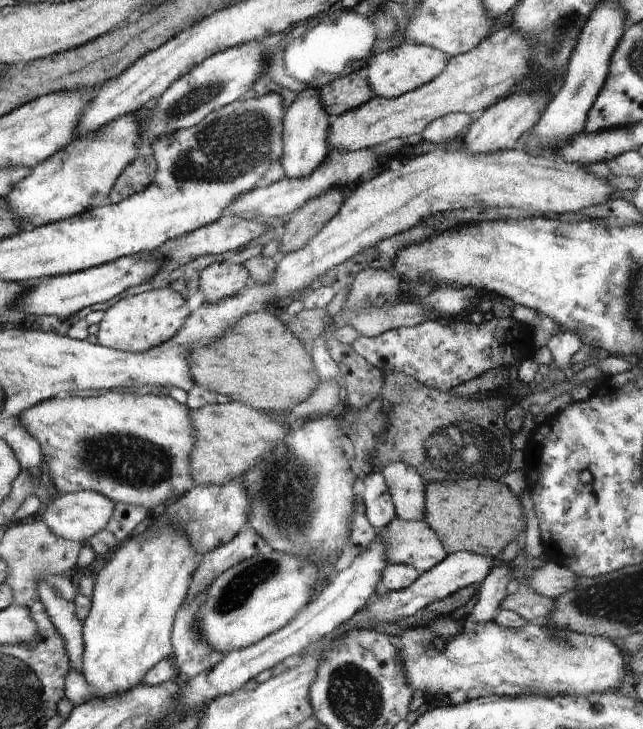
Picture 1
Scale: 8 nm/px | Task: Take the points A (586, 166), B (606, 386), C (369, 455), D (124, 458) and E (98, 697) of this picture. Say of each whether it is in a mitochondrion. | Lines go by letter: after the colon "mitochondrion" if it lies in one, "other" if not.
A: other
B: other
C: other
D: mitochondrion
E: other

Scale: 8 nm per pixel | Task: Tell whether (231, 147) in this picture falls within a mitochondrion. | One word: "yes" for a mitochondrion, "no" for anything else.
yes

